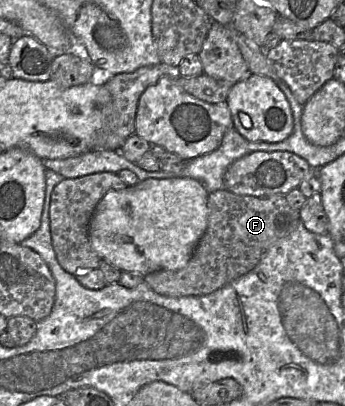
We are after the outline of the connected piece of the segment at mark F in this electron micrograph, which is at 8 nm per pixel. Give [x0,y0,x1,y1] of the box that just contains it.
[143,189,299,297]

